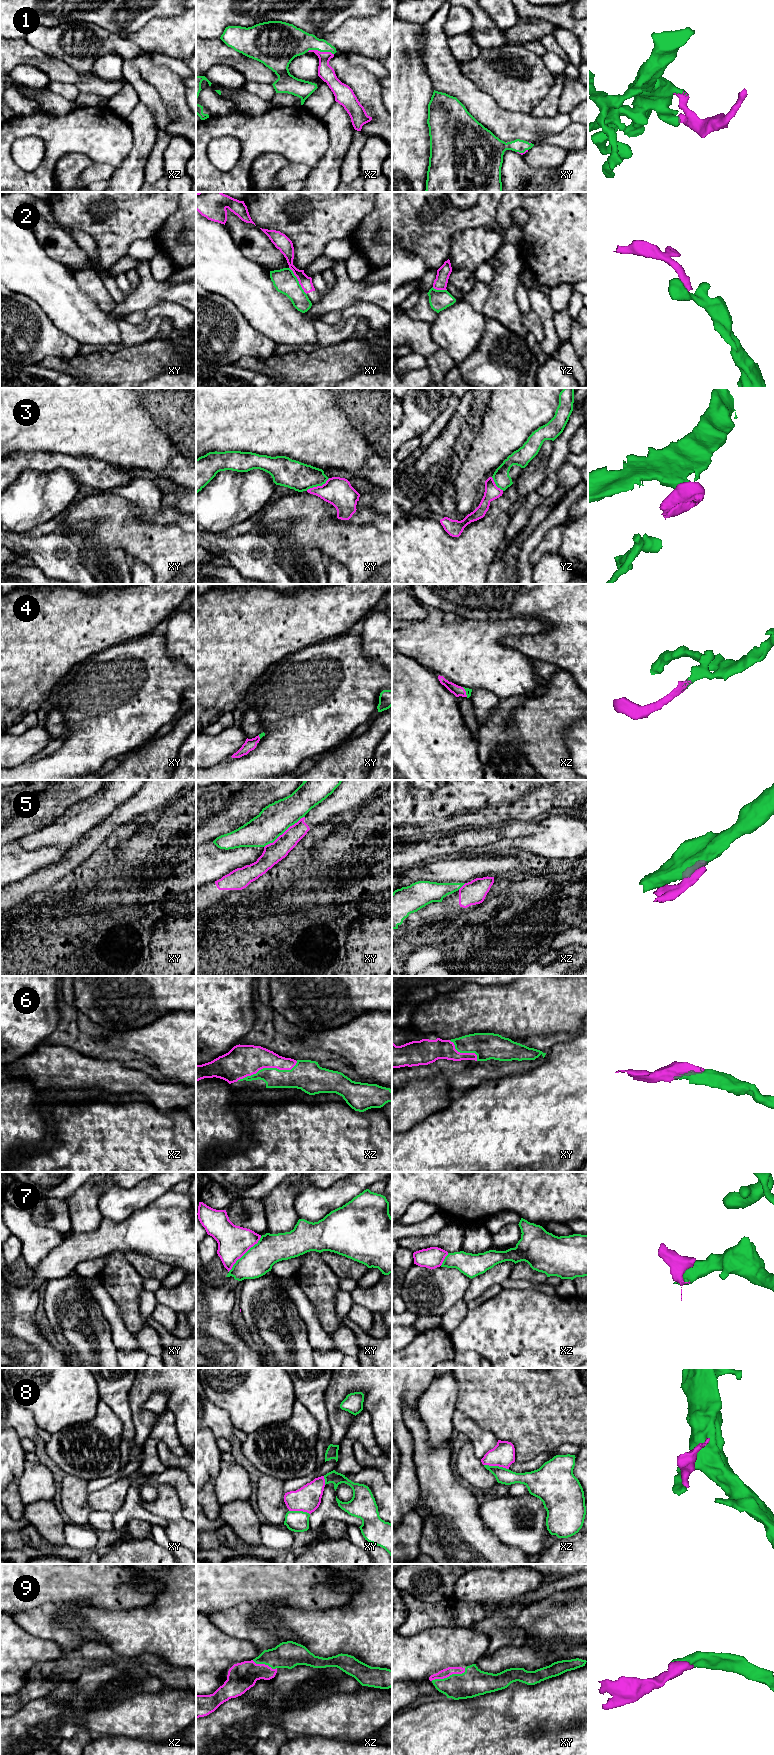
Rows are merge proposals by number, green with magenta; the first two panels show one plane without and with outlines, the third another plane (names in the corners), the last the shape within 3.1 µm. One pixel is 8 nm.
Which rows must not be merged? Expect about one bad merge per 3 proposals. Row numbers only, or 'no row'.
2, 3, 5, 7, 8

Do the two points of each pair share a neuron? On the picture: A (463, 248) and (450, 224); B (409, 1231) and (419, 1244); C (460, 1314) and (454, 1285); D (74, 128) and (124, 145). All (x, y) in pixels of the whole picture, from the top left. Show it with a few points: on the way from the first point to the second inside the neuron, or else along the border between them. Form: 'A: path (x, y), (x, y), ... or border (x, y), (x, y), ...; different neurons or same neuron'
A: border (478, 227), (457, 232), (452, 237), (449, 256); different neurons
B: border (437, 1231), (432, 1235), (407, 1236), (402, 1239); different neurons
C: border (461, 1299), (455, 1302), (441, 1316); different neurons
D: path (86, 131), (96, 131), (112, 140); same neuron

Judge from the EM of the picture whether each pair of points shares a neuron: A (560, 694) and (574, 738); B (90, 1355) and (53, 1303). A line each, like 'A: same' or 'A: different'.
A: different
B: same

